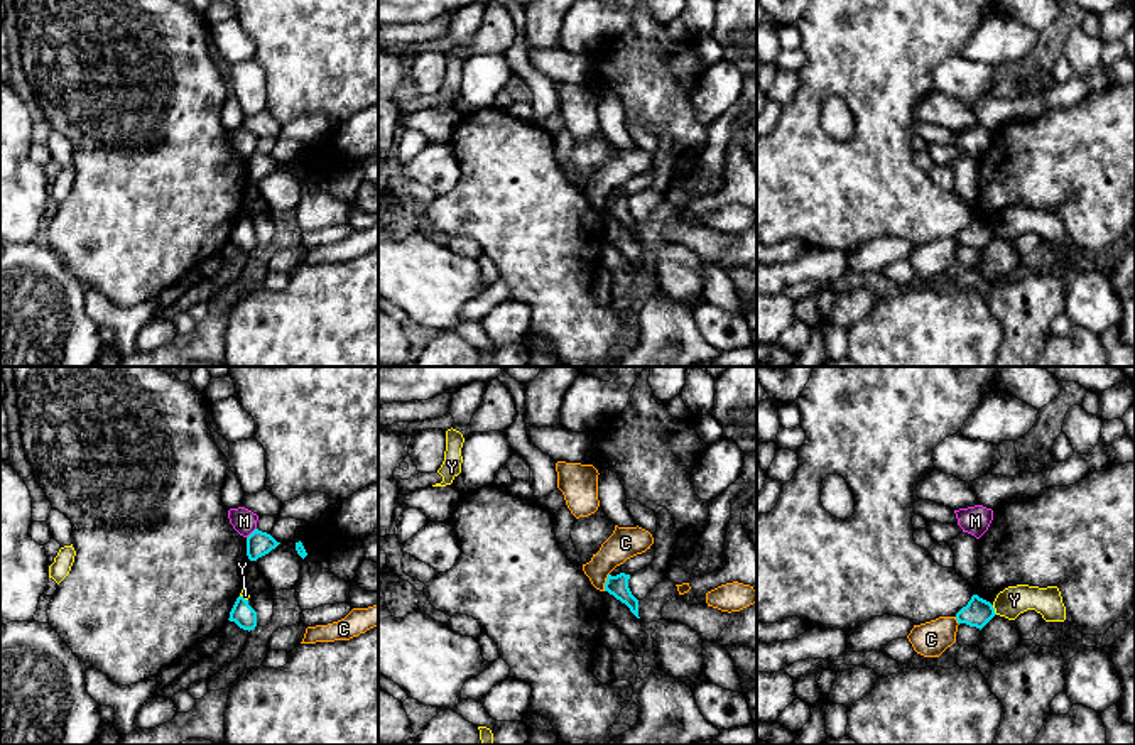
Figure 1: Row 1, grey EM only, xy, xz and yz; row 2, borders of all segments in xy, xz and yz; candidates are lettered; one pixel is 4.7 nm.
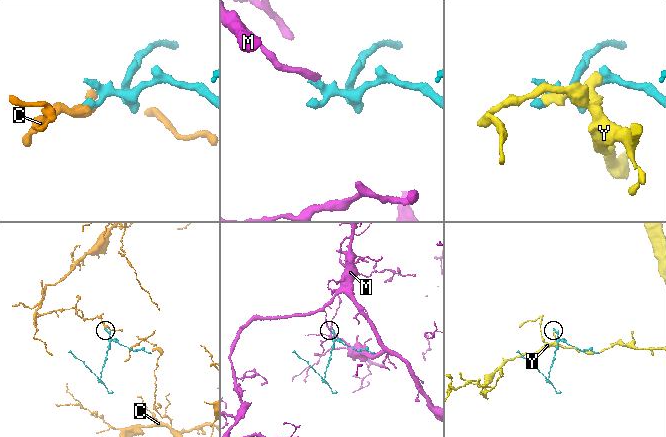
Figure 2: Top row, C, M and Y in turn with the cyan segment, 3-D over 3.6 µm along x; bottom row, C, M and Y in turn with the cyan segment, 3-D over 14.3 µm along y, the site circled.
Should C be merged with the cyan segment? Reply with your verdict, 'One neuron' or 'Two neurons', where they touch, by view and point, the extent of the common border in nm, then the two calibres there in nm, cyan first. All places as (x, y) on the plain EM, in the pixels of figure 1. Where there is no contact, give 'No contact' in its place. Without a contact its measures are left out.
Two neurons. Touches cyan at xz (607, 203). Shared border 90 nm. Thickness 100 nm (cyan) against 150 nm

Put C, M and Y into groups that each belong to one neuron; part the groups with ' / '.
C / M / Y

